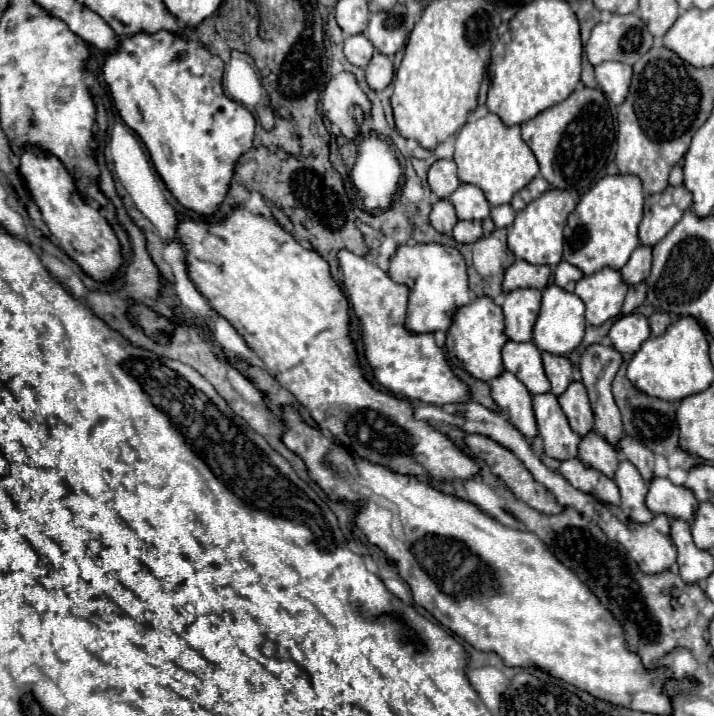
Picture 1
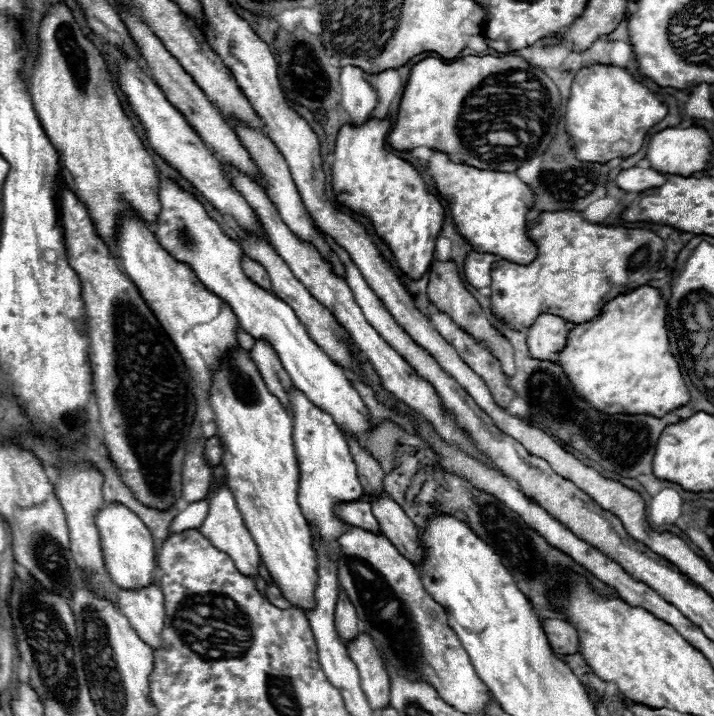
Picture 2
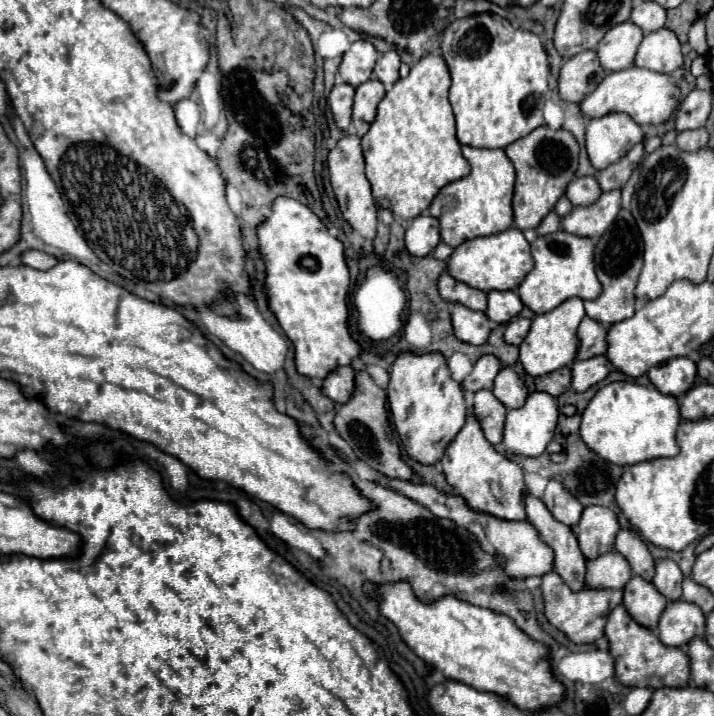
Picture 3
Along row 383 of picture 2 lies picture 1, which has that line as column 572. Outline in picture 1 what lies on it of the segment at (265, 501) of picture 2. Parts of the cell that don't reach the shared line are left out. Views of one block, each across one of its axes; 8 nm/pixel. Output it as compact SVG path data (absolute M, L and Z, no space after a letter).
M614 174L598 180L578 202L576 216L568 216L564 228L564 260L578 266L586 276L602 268L620 270L638 248L638 224L642 220L644 188L634 174Z

